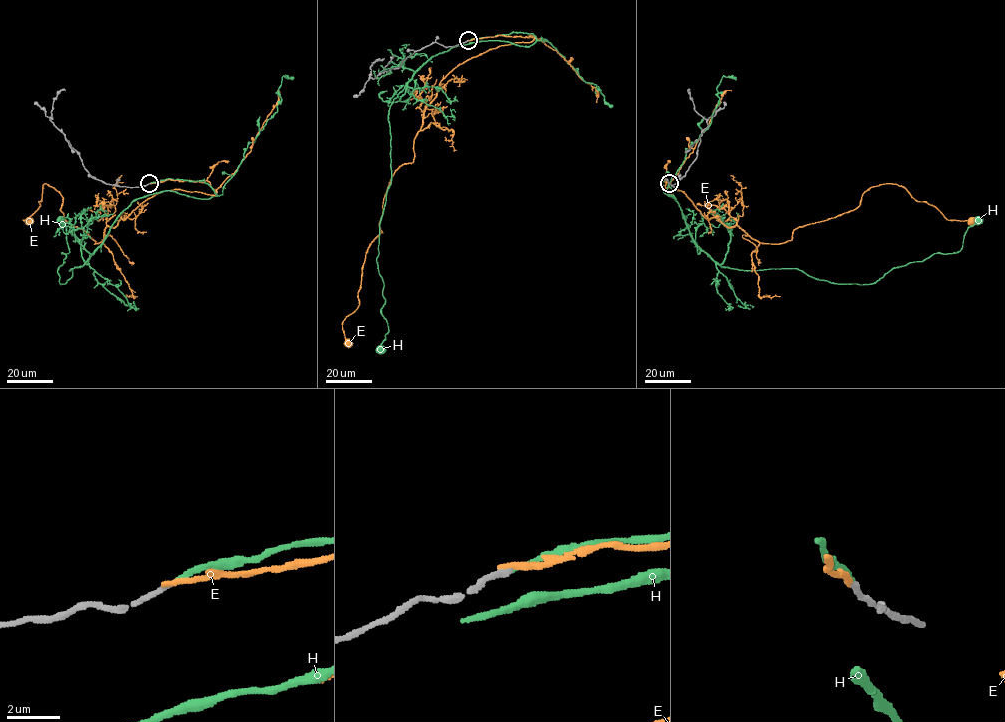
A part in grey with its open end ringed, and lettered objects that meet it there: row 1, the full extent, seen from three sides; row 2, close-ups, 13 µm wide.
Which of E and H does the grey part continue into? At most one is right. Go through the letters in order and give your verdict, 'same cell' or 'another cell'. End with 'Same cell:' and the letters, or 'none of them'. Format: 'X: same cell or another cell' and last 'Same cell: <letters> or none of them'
E: another cell
H: same cell
Same cell: H

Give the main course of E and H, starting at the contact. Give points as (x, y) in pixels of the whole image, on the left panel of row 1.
E: (149, 184), (208, 181), (216, 193), (156, 193), (95, 244), (44, 184), (29, 220)
H: (149, 184), (204, 181), (216, 195), (163, 190), (136, 199), (60, 284), (62, 253), (69, 252), (61, 221)

